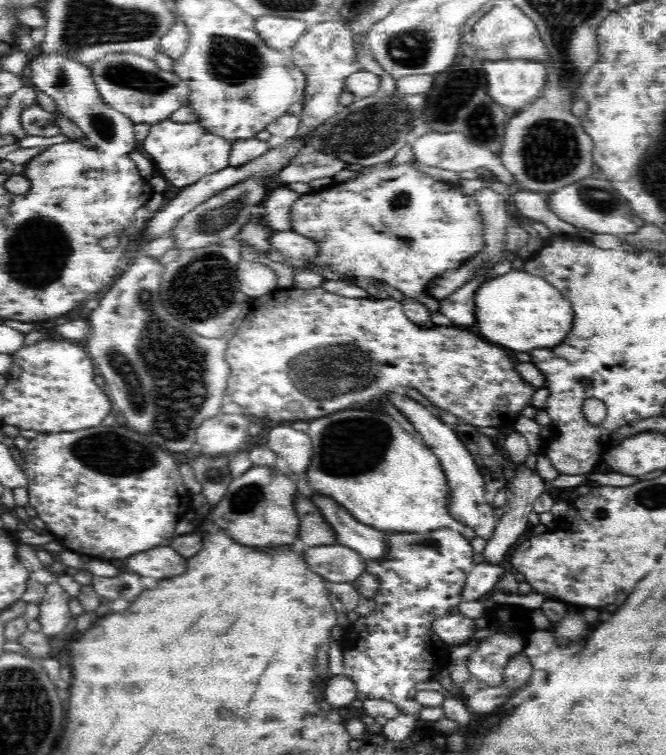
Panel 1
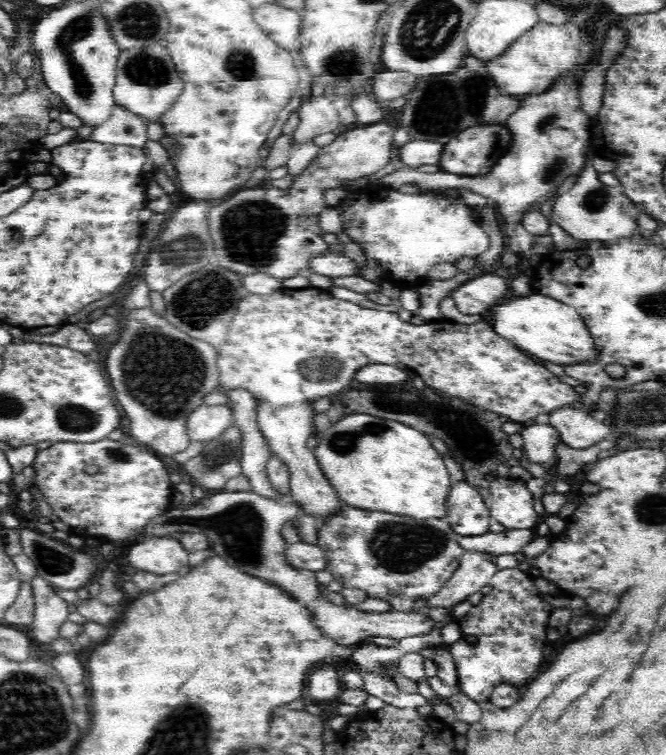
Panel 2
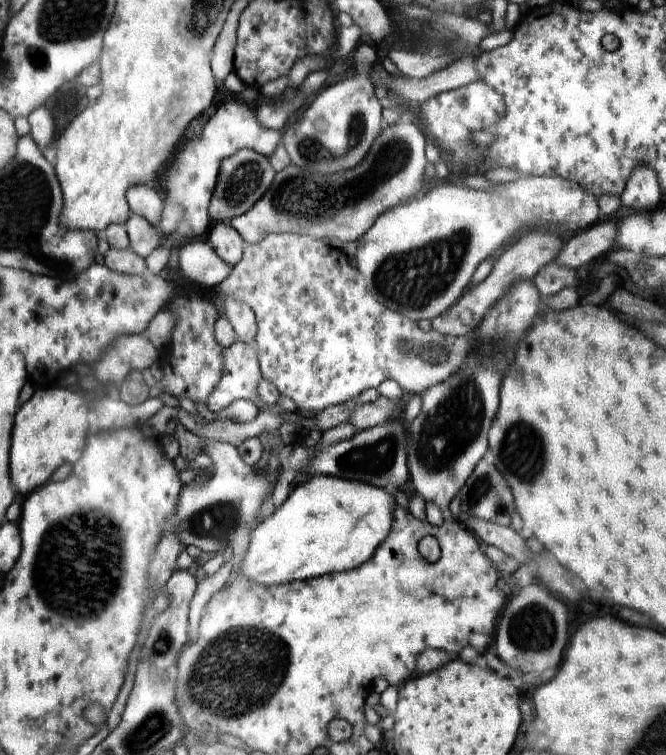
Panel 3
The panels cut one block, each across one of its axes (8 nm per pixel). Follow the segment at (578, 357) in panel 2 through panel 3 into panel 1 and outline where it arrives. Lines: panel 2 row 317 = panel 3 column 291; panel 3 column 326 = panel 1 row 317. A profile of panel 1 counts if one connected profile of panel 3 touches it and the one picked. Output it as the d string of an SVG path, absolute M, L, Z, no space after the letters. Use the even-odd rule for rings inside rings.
M511 270L504 276L484 281L474 293L476 305L475 331L486 341L511 353L530 352L560 344L574 322L574 312L562 291L544 278L532 276L524 270Z

